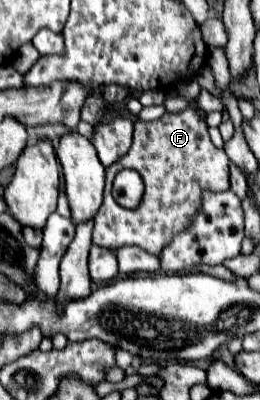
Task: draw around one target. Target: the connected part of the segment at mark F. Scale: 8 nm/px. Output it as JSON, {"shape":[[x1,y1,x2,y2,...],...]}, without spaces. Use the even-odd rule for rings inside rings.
{"shape":[[194,109,166,113,156,121,136,121,130,153,106,169,106,189,102,209,94,217,94,245,118,249,122,245,138,245,156,257,182,229,192,225,202,207,204,191,230,189,228,155,216,149,208,137,208,125,200,123],[122,169,134,169,144,181,144,195,136,209,118,205,112,197,112,181]]}

